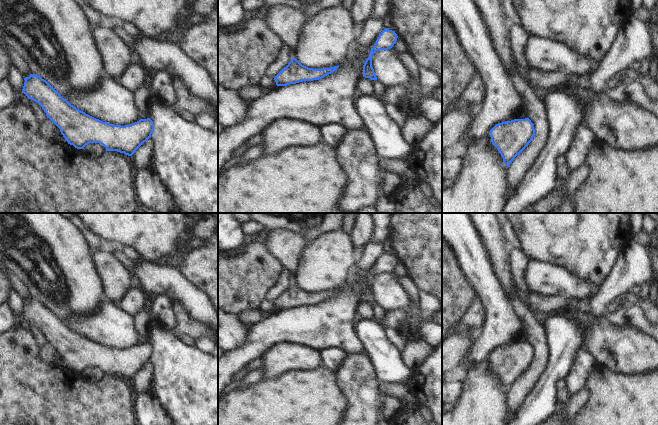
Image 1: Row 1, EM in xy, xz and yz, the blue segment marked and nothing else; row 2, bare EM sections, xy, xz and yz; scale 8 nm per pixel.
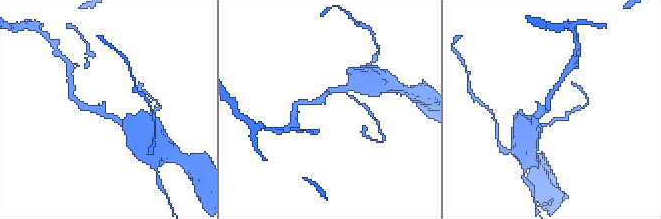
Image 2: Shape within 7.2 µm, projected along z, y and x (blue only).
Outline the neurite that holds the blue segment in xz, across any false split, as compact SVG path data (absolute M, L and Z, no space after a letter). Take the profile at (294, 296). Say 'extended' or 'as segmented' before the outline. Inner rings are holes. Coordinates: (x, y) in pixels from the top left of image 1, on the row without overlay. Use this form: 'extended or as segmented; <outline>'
as segmented; M293 281L288 289L274 301L274 304L277 310L287 310L303 305L319 304L336 295L338 291L339 289L323 293L308 292Z

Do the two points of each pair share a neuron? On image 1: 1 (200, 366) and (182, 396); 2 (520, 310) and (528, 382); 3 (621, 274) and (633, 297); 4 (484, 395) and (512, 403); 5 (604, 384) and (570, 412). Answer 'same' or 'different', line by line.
1: same
2: same
3: different
4: different
5: different

